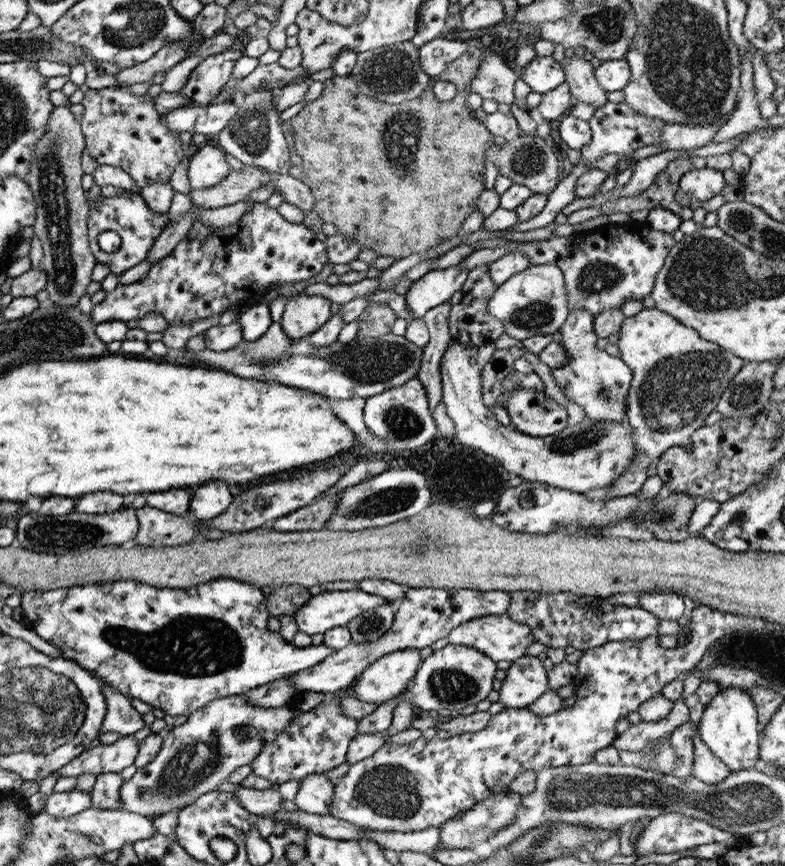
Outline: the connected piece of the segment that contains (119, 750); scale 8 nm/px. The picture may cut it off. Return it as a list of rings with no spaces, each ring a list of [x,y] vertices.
[[[132,735],[120,736],[111,744],[97,746],[83,751],[65,767],[57,770],[60,777],[75,777],[91,773],[95,776],[105,773],[119,773],[123,768],[133,765],[137,756],[138,741]]]

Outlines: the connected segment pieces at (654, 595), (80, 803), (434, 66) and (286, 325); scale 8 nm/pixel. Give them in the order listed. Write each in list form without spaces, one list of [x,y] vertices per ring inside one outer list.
[[[641,592],[638,594],[638,607],[646,610],[659,621],[677,621],[682,615],[683,608],[688,604],[685,596],[673,592]]]
[[[75,787],[65,792],[52,792],[47,796],[41,812],[58,819],[69,818],[90,806],[90,793]]]
[[[445,33],[418,49],[418,62],[421,71],[427,77],[443,72],[453,60],[457,60],[466,51],[466,43],[455,40]]]
[[[293,295],[284,305],[280,327],[291,339],[309,336],[330,317],[330,300],[319,295]]]

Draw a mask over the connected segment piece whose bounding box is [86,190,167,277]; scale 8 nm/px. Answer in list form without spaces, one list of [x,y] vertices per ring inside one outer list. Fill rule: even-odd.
[[[120,190],[113,197],[98,196],[92,202],[92,206],[89,206],[86,220],[86,233],[96,262],[106,264],[110,272],[118,277],[127,268],[145,260],[155,237],[165,228],[164,224],[167,221],[167,215],[165,214],[166,212],[154,214],[152,210],[149,210],[139,192],[131,194],[128,191]],[[104,230],[111,230],[120,238],[118,248],[111,253],[101,251],[99,245],[97,245],[97,236]]]

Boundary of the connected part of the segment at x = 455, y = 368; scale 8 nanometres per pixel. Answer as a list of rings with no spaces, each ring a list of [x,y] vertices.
[[[451,339],[439,359],[440,401],[453,421],[453,438],[462,446],[471,446],[494,458],[511,476],[529,482],[547,484],[579,494],[595,494],[623,475],[635,456],[635,441],[627,421],[583,419],[543,438],[521,434],[514,426],[503,426],[497,412],[481,401],[479,372],[493,354],[492,344],[478,347]]]

